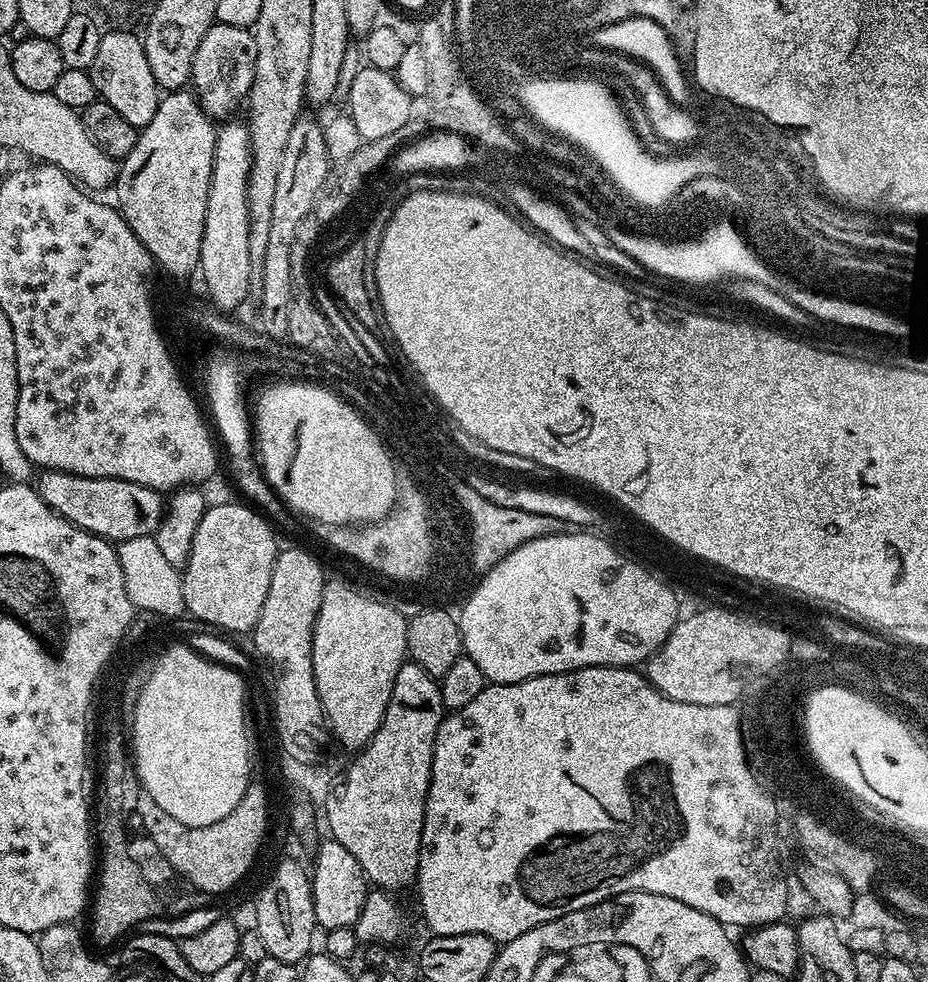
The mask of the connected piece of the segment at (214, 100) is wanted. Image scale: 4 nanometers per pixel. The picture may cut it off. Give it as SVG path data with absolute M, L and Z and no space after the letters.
M217 23L213 24L210 30L206 30L206 38L202 38L198 46L198 54L194 54L190 81L203 112L213 118L231 117L235 113L232 111L239 104L241 107L248 99L248 91L252 89L257 62L258 46L255 31Z

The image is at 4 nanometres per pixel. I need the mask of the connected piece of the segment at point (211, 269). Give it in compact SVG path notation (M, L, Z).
M229 119L219 125L214 150L214 166L210 194L206 202L206 222L200 247L199 275L204 275L208 296L220 310L236 308L248 300L248 279L253 272L250 266L250 222L246 186L252 169L252 147L248 125Z

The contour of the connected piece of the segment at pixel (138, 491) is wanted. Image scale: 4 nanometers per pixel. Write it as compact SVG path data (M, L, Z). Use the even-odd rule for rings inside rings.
M50 468L35 477L34 487L60 516L109 542L153 535L166 511L161 493L138 482L126 482L109 476L79 476Z

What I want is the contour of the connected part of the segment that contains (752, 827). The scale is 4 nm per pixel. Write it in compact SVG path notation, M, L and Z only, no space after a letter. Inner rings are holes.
M605 666L603 668L576 668L572 672L559 672L535 676L513 684L489 683L480 691L474 702L466 702L466 706L449 711L434 742L434 758L430 786L426 794L426 810L422 822L422 846L414 892L420 895L420 912L424 915L424 924L432 936L449 936L450 934L486 934L486 938L495 940L497 945L510 943L518 934L526 934L526 930L534 930L534 926L542 926L542 922L550 922L554 918L562 918L562 914L570 914L570 910L582 910L586 906L594 906L603 900L611 900L618 894L627 892L645 892L646 894L662 894L665 900L686 902L686 906L694 906L694 910L702 910L702 914L710 914L719 924L731 926L733 929L751 930L761 928L764 924L775 924L784 909L784 884L780 879L780 871L776 864L776 849L773 848L774 830L772 803L765 796L760 796L755 771L746 751L746 736L742 731L742 716L735 712L731 703L718 706L694 706L690 702L682 702L674 698L666 698L657 690L643 671L632 666Z

